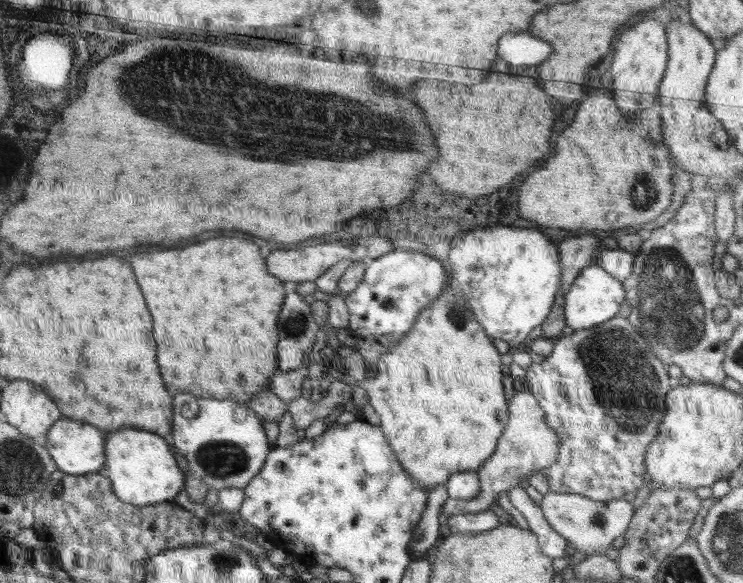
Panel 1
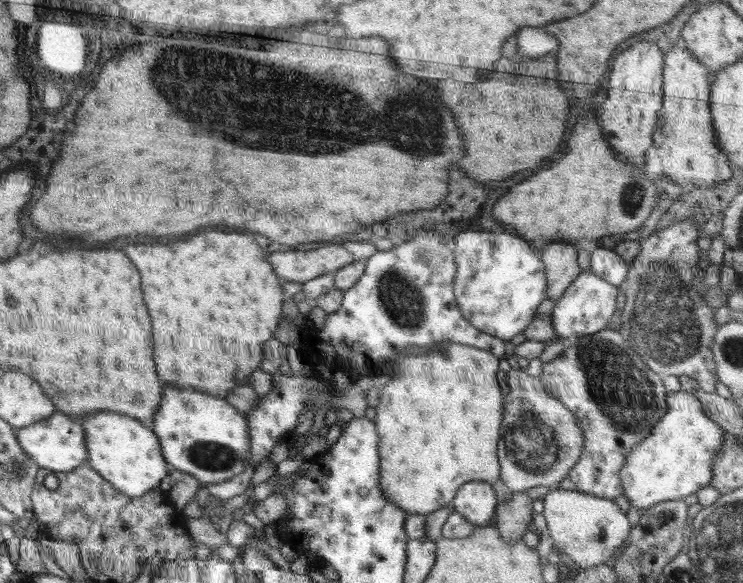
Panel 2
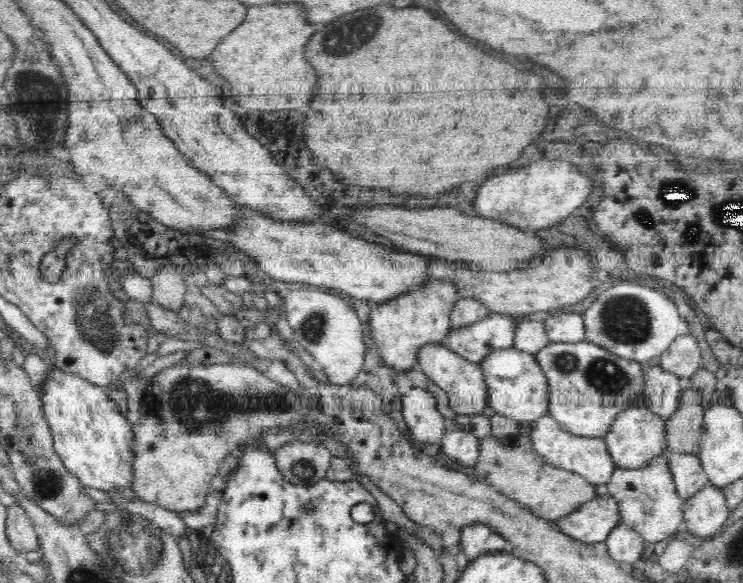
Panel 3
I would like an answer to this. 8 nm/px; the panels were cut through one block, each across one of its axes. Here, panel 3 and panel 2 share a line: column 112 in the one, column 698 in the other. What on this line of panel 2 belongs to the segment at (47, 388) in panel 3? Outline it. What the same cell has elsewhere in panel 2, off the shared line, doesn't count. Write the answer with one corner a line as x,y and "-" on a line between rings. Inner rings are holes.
685,390
668,392
666,414
652,429
650,435
640,441
625,457
624,466
619,470
620,482
624,496
632,507
648,509
657,503
670,500
684,500
691,494
708,486
712,480
712,467
719,448
723,445
724,430
710,420
699,403
699,400

